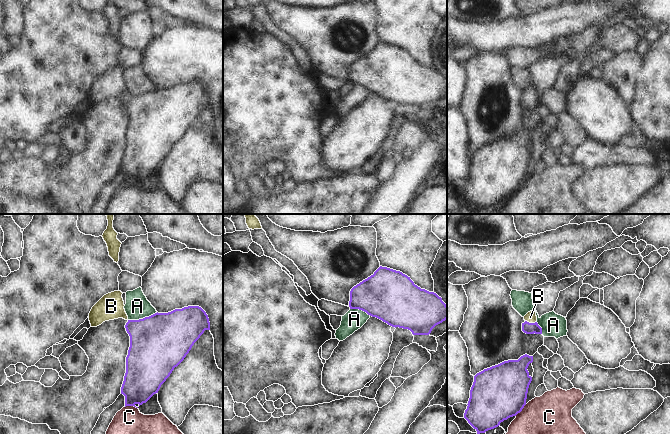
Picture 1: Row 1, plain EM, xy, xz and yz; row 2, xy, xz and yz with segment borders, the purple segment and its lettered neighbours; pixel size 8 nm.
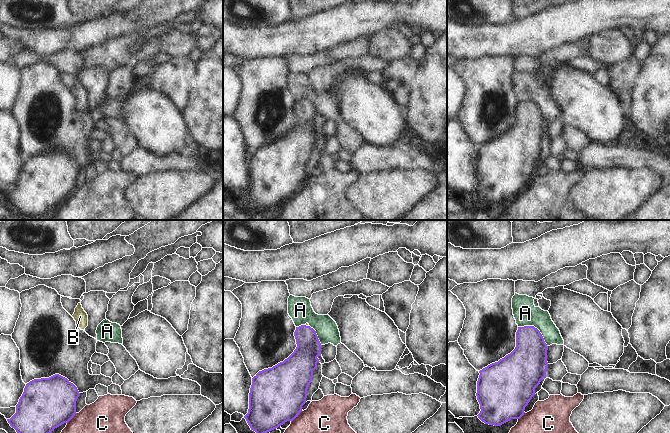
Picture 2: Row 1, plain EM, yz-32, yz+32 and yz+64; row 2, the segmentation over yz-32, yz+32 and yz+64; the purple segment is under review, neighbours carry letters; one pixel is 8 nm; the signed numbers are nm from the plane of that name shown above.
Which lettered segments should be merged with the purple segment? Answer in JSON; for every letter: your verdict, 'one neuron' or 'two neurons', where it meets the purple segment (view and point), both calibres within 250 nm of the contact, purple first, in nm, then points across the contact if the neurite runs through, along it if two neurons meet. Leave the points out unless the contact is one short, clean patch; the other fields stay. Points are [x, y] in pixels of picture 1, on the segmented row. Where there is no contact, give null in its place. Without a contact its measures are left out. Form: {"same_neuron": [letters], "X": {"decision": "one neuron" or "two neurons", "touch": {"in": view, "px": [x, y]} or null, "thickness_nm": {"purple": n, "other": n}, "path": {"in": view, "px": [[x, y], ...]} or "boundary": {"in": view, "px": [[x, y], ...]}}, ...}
{"same_neuron": ["B"], "A": {"decision": "two neurons", "touch": {"in": "xy", "px": [143, 318]}, "thickness_nm": {"purple": 460, "other": 200}}, "B": {"decision": "one neuron", "touch": {"in": "yz", "px": [530, 323]}, "thickness_nm": {"purple": 100, "other": 90}, "path": {"in": "yz", "px": [[529, 328], [530, 323], [530, 317]]}}, "C": {"decision": "two neurons", "touch": {"in": "xy", "px": [131, 405]}, "thickness_nm": {"purple": 300, "other": 220}, "boundary": {"in": "xy", "px": [[125, 406], [135, 406], [137, 408]]}}}

